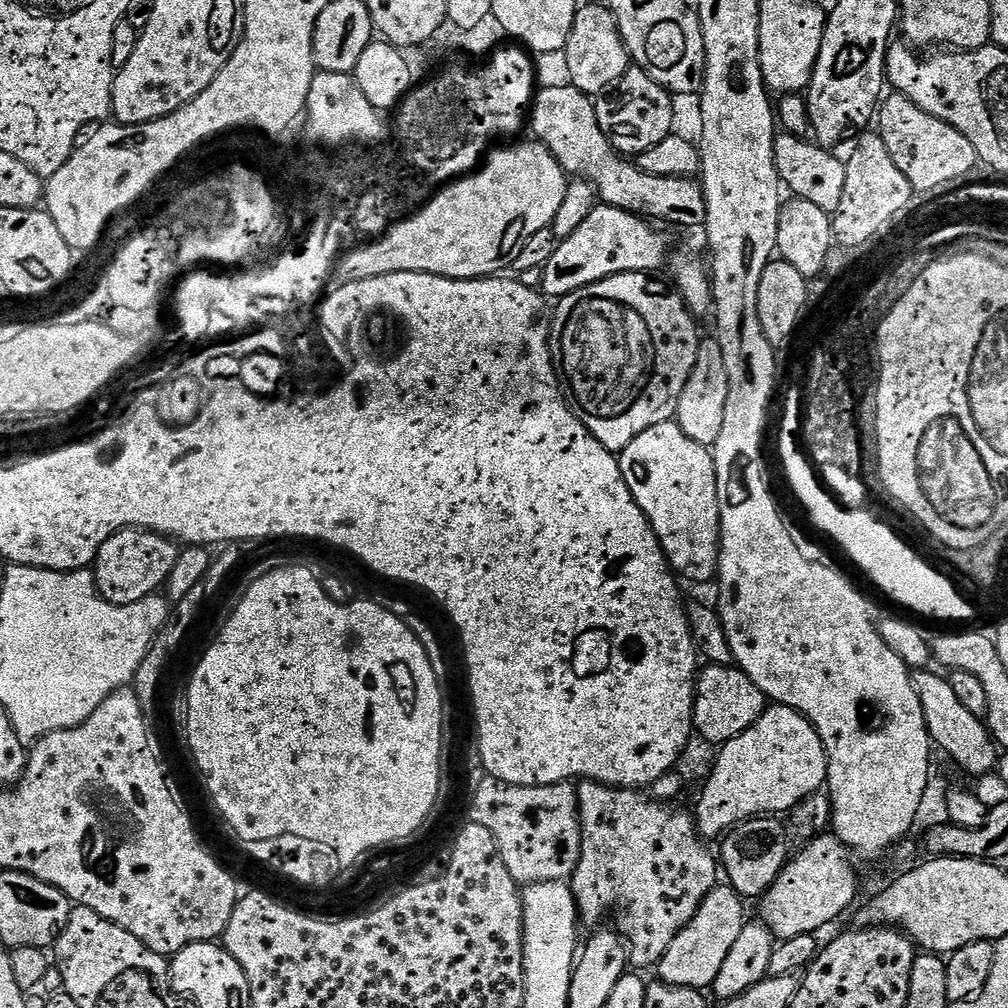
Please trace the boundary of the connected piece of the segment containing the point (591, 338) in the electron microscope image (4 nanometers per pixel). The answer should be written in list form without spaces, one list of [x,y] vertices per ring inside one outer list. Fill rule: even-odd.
[[[623,272],[617,276],[608,276],[605,280],[599,280],[585,288],[574,290],[569,296],[559,297],[557,304],[560,305],[557,308],[555,305],[554,308],[550,337],[552,358],[556,361],[559,375],[566,385],[567,395],[570,397],[575,411],[579,413],[586,430],[590,430],[590,434],[594,438],[598,438],[598,442],[602,442],[602,446],[606,446],[606,450],[617,454],[623,452],[626,446],[630,446],[630,442],[634,442],[634,438],[638,438],[638,434],[642,434],[642,430],[650,430],[650,426],[658,426],[675,417],[678,402],[682,398],[682,390],[686,390],[686,378],[690,378],[690,370],[694,370],[694,362],[698,358],[702,336],[701,333],[696,333],[697,321],[688,311],[688,307],[685,306],[683,298],[675,287],[670,286],[669,281],[667,284],[664,280],[656,279],[660,278],[646,272]]]

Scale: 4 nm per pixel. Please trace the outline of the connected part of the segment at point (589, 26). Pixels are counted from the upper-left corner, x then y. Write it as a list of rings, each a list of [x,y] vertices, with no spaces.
[[[603,3],[587,4],[576,10],[574,26],[570,30],[562,59],[568,63],[568,72],[572,75],[569,76],[570,82],[575,88],[589,94],[603,94],[620,81],[622,74],[626,74],[630,57],[612,9]]]

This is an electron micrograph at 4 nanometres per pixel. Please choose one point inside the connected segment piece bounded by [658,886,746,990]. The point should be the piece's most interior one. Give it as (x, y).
(692, 961)

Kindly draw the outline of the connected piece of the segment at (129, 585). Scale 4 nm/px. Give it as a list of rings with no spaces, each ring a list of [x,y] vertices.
[[[123,528],[115,532],[96,551],[94,575],[96,589],[106,602],[118,606],[130,606],[130,602],[142,602],[142,598],[159,593],[167,585],[170,570],[178,562],[181,545],[177,541],[149,532],[143,528]]]

